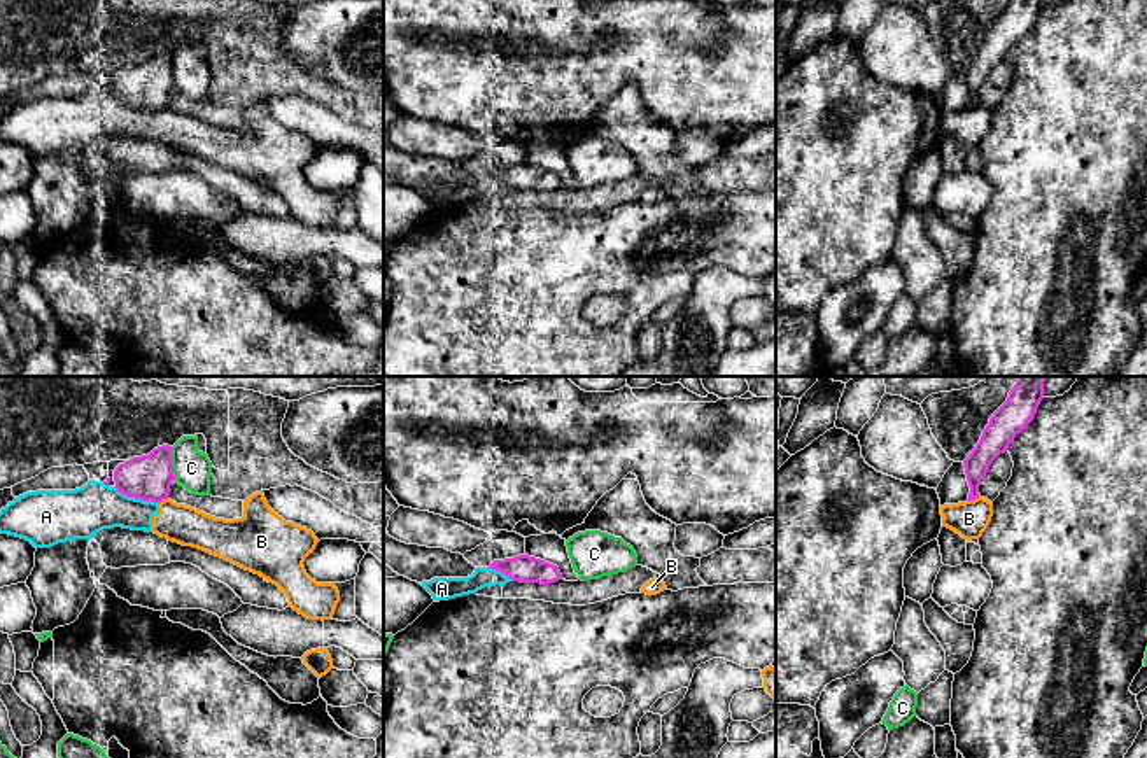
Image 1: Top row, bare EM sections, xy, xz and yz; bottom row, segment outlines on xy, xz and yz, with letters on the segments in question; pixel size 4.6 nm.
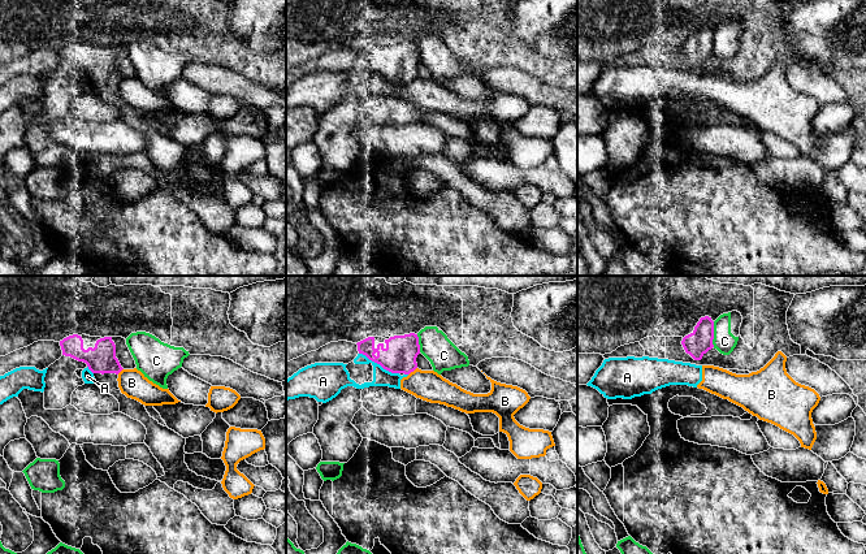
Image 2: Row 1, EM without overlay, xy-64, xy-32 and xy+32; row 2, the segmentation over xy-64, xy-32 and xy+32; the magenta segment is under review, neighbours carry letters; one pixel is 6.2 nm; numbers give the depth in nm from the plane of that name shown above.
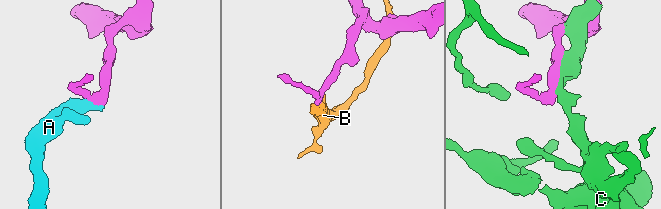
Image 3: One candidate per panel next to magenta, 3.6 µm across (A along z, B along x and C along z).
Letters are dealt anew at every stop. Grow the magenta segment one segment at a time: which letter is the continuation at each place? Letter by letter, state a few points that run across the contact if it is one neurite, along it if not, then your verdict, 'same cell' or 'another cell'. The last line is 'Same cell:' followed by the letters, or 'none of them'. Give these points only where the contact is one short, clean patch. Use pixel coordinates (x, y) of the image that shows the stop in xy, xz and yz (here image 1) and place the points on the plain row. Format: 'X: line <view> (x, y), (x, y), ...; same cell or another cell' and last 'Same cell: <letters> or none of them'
A: another cell
B: line yz (979, 102), (967, 109); another cell
C: another cell
Same cell: none of them

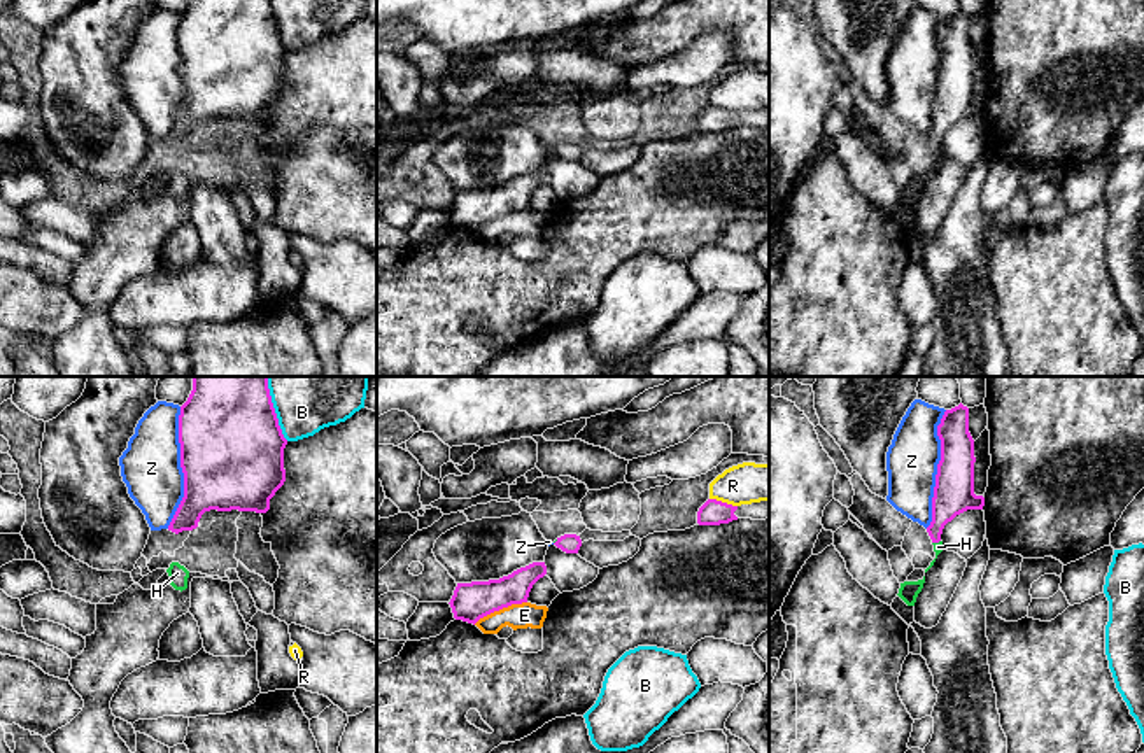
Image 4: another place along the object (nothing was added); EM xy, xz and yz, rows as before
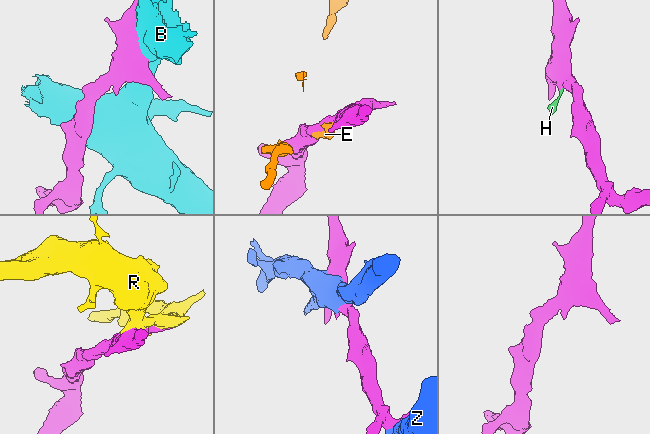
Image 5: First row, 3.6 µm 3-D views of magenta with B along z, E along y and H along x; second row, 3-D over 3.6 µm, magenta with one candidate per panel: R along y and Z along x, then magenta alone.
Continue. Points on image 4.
B: another cell
E: another cell
H: same cell
R: another cell
Z: another cell
Same cell: H

